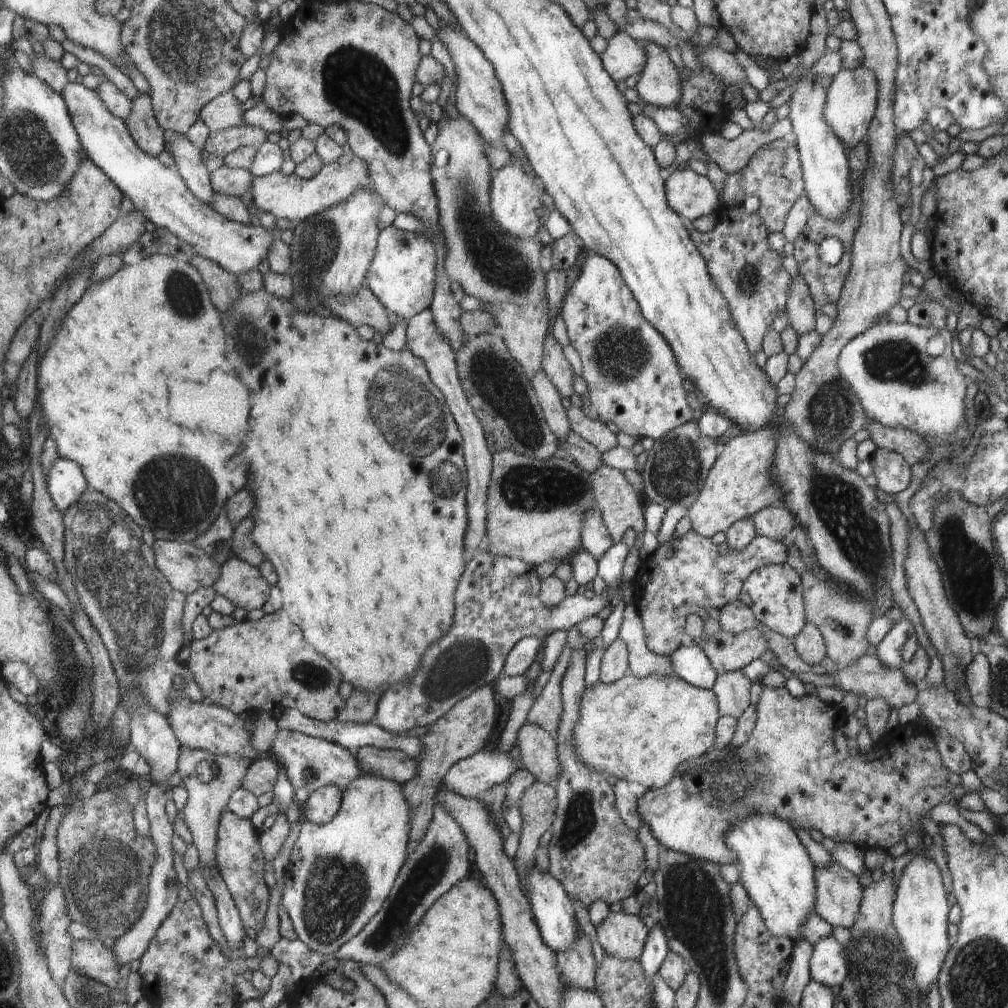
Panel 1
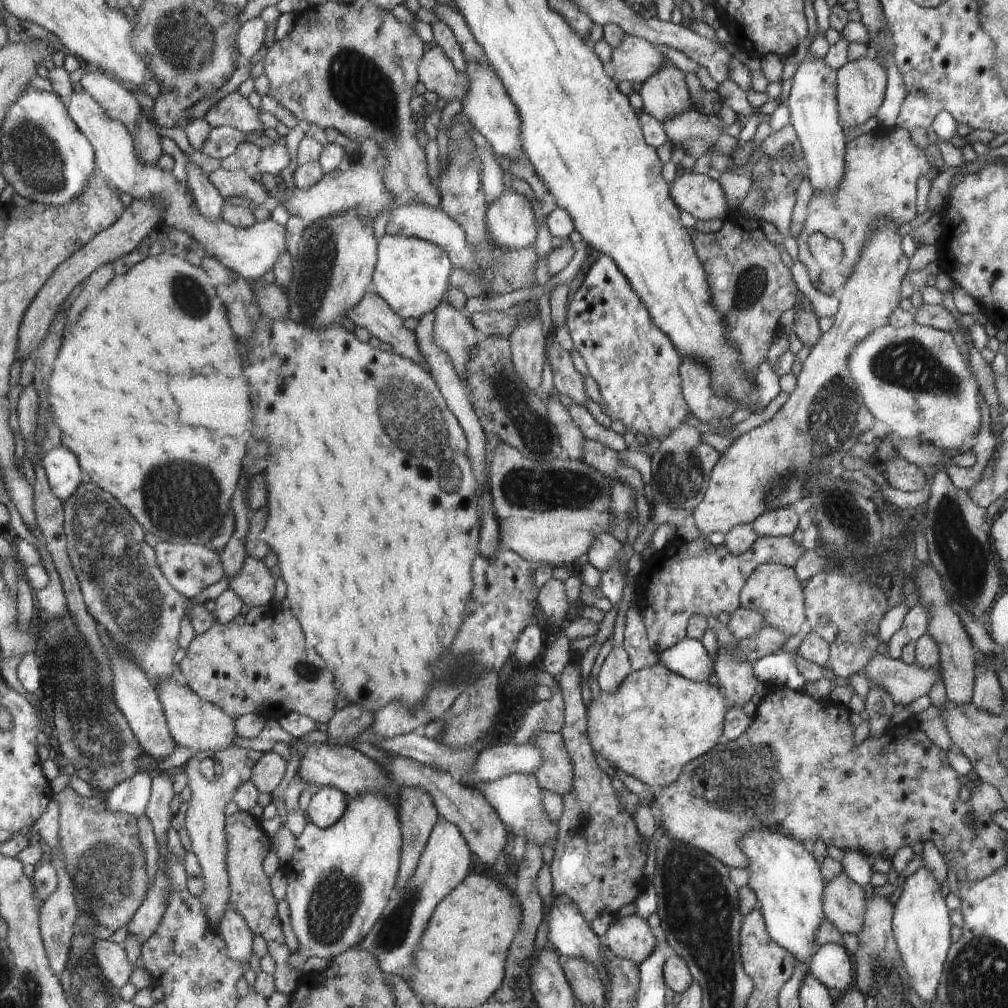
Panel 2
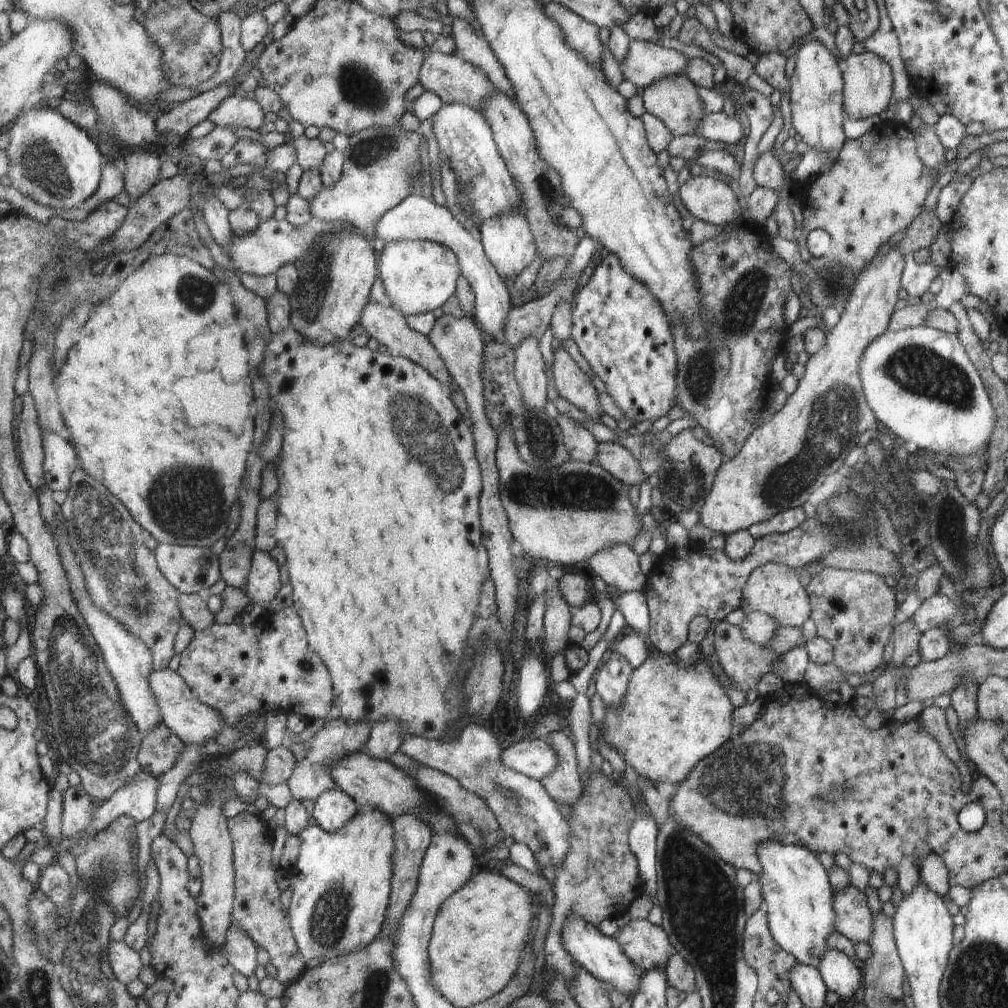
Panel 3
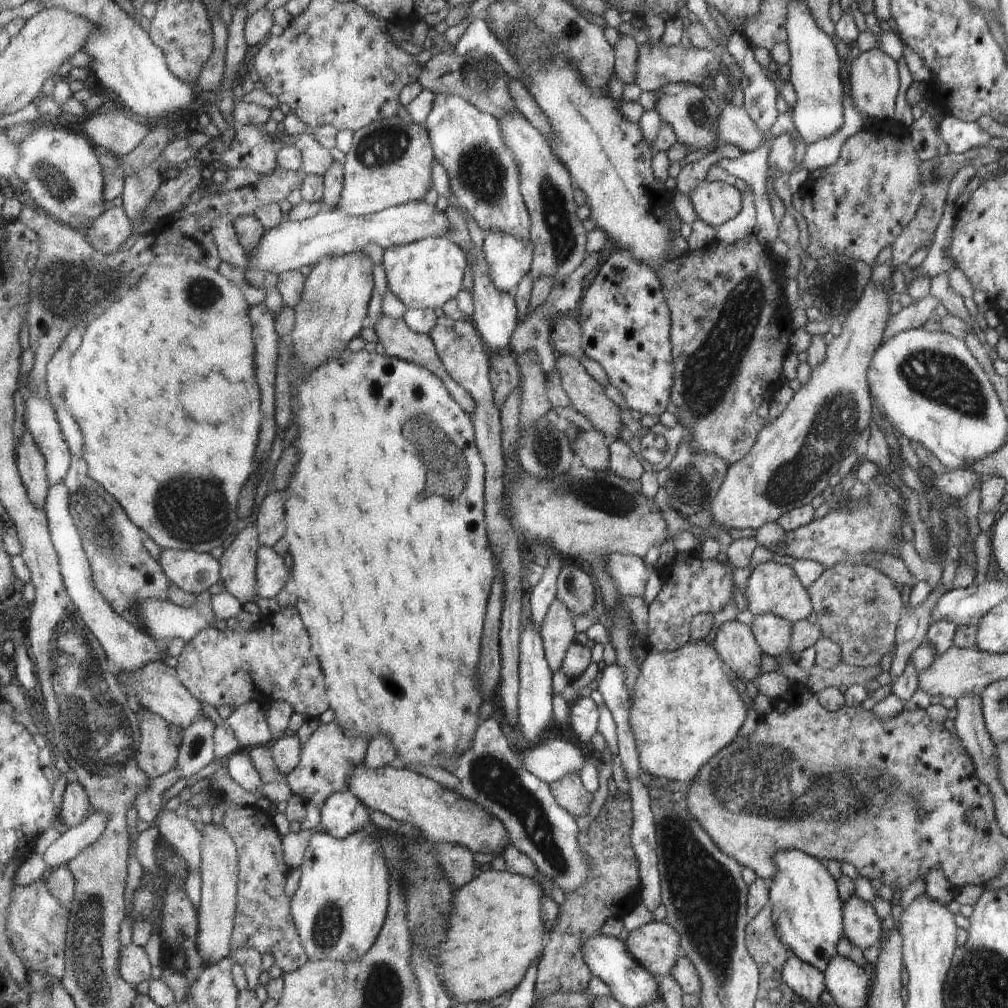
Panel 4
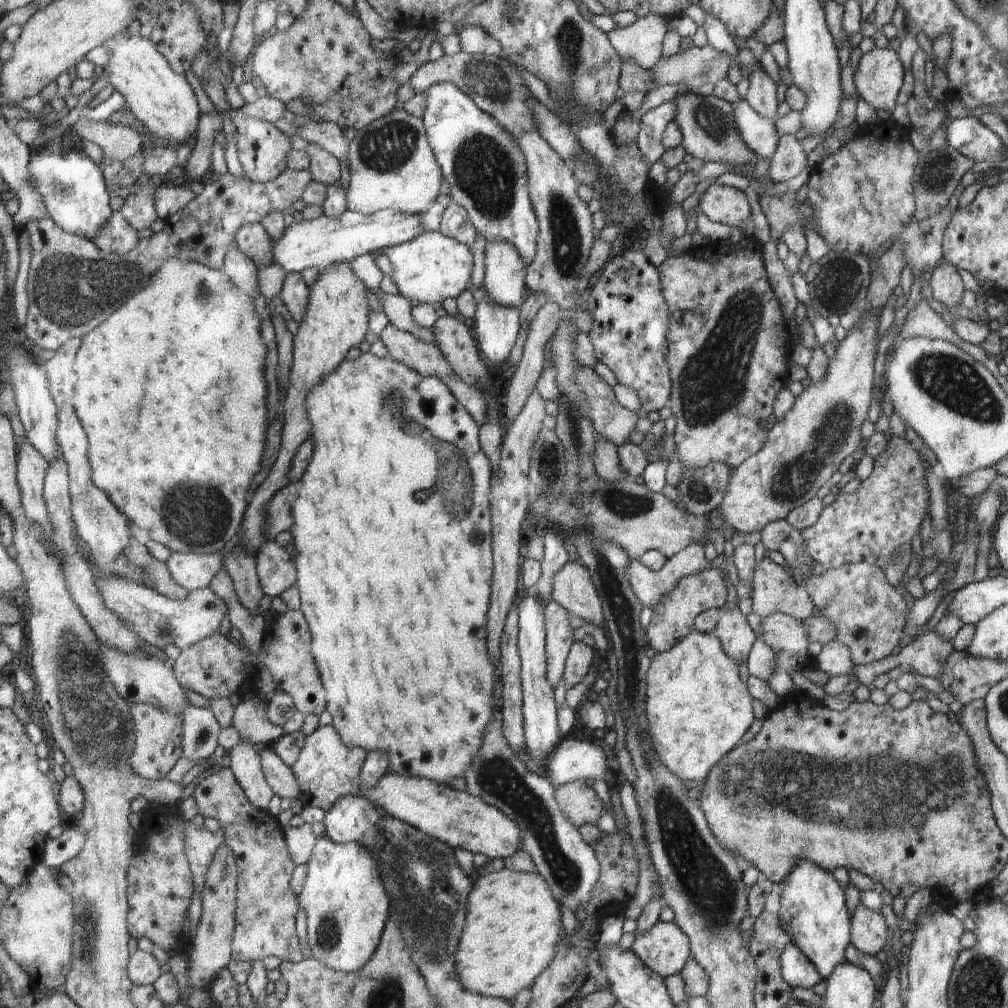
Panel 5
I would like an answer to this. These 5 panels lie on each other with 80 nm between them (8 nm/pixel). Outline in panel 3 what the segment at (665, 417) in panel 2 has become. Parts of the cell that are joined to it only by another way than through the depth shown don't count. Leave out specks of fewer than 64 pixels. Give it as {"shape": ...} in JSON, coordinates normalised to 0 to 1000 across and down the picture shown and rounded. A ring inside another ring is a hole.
{"shape":[[[603,251],[591,265],[581,284],[571,290],[567,301],[566,335],[586,363],[588,371],[599,379],[609,401],[617,407],[620,415],[627,417],[629,423],[638,417],[648,419],[653,424],[661,421],[663,409],[674,401],[671,379],[672,351],[663,325],[662,312],[651,294],[619,266],[610,252]]]}

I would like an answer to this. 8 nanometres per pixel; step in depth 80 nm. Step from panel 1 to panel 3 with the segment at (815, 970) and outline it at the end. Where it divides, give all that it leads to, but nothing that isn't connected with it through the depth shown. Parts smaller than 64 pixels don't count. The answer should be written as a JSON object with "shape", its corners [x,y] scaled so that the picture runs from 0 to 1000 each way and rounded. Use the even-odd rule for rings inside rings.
{"shape":[[[822,941],[810,960],[821,981],[832,986],[837,992],[845,990],[855,974],[855,966],[842,947],[829,941]]]}

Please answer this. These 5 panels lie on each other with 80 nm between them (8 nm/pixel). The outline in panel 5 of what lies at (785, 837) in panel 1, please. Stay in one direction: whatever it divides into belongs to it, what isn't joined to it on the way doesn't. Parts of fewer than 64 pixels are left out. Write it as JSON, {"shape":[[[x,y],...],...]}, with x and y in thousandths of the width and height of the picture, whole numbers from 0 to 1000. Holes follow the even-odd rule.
{"shape":[[[796,852],[787,859],[782,871],[769,879],[769,884],[773,889],[776,919],[784,927],[785,935],[790,936],[818,972],[831,957],[839,954],[838,942],[844,935],[845,913],[837,881],[823,863]]]}

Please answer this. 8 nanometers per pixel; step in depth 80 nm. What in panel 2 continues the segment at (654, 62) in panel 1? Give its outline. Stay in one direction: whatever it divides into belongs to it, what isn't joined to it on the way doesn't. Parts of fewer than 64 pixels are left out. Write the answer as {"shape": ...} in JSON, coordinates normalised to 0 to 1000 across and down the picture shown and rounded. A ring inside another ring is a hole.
{"shape":[[[661,61],[635,87],[638,111],[653,121],[681,111],[687,105],[687,96],[679,81],[680,73],[666,61]]]}

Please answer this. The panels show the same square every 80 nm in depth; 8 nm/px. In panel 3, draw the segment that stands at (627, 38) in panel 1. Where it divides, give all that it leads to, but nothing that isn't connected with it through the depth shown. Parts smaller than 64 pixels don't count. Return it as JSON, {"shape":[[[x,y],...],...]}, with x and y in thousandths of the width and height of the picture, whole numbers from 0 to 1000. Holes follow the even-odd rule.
{"shape":[[[628,39],[614,66],[618,79],[624,79],[632,88],[639,89],[656,77],[680,72],[685,59],[649,42]]]}

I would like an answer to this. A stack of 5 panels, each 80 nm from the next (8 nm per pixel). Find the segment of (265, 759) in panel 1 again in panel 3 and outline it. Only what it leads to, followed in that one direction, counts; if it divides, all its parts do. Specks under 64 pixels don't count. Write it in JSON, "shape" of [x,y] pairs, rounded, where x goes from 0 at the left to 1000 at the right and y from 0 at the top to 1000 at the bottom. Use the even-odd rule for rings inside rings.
{"shape":[[[277,740],[274,743],[266,743],[264,748],[262,771],[259,778],[274,780],[283,777],[290,768],[295,756],[290,748],[290,744]]]}

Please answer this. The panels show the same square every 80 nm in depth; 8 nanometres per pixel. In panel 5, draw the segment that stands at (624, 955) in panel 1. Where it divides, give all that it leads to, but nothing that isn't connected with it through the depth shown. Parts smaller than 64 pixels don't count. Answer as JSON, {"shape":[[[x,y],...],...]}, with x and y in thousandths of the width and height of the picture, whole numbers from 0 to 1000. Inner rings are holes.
{"shape":[[[669,915],[648,917],[630,929],[629,946],[658,971],[673,966],[686,948],[683,929]]]}

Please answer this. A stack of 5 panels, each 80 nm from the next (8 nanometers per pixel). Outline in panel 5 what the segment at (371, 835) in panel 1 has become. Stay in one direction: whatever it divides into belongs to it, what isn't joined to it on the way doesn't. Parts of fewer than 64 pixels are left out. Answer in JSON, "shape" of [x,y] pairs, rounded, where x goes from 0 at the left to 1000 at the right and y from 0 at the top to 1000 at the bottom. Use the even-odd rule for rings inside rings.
{"shape":[[[319,827],[313,832],[305,858],[306,866],[296,891],[304,905],[304,935],[310,949],[323,955],[329,962],[341,965],[361,960],[375,941],[387,910],[386,888],[379,875],[374,852],[354,835],[335,837]]]}

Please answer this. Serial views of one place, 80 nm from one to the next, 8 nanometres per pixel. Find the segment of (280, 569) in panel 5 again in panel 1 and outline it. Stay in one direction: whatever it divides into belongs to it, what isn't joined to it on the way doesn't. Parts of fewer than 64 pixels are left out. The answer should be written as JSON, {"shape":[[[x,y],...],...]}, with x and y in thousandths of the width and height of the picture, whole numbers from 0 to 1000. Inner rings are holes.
{"shape":[[[239,551],[230,552],[221,562],[218,575],[212,581],[215,589],[227,593],[234,602],[245,607],[262,601],[268,582],[256,561],[242,556]]]}

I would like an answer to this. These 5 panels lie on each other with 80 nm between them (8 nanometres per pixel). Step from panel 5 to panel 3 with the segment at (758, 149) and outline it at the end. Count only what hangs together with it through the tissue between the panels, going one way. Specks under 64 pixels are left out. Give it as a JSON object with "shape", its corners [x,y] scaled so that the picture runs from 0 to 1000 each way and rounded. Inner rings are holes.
{"shape":[[[715,110],[702,112],[691,125],[691,133],[697,140],[708,139],[708,141],[718,141],[728,146],[736,139],[738,130],[730,115],[725,117]]]}

